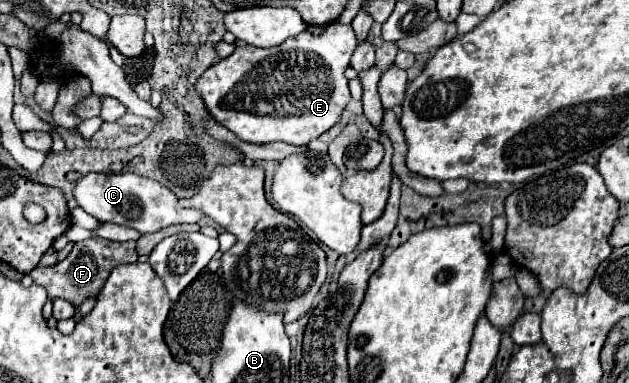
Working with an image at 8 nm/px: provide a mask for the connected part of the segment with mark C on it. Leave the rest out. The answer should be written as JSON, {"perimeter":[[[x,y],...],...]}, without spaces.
{"perimeter":[[[88,173],[80,177],[74,185],[74,199],[78,205],[92,217],[96,217],[102,223],[116,223],[130,229],[136,229],[140,233],[152,233],[160,231],[174,223],[198,223],[204,213],[196,209],[184,209],[178,205],[178,199],[172,191],[164,189],[164,185],[134,175],[104,175],[104,173]]]}

